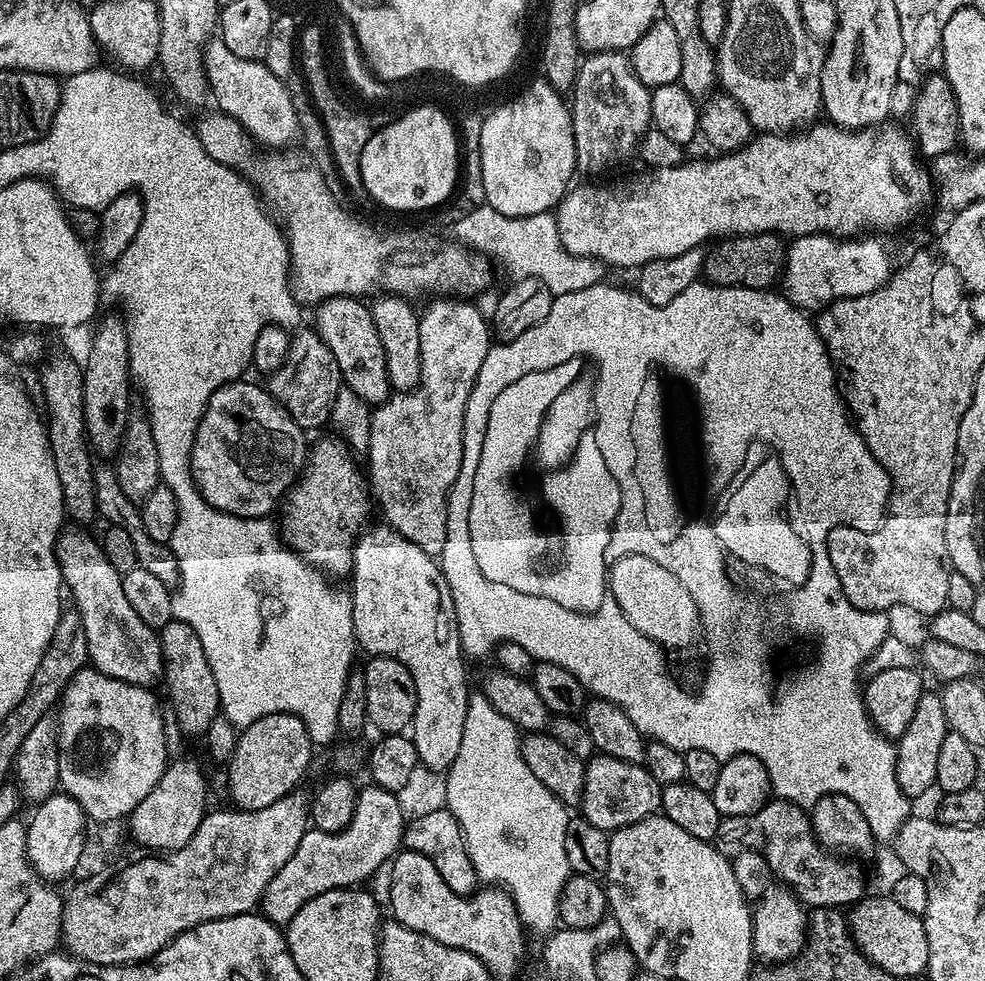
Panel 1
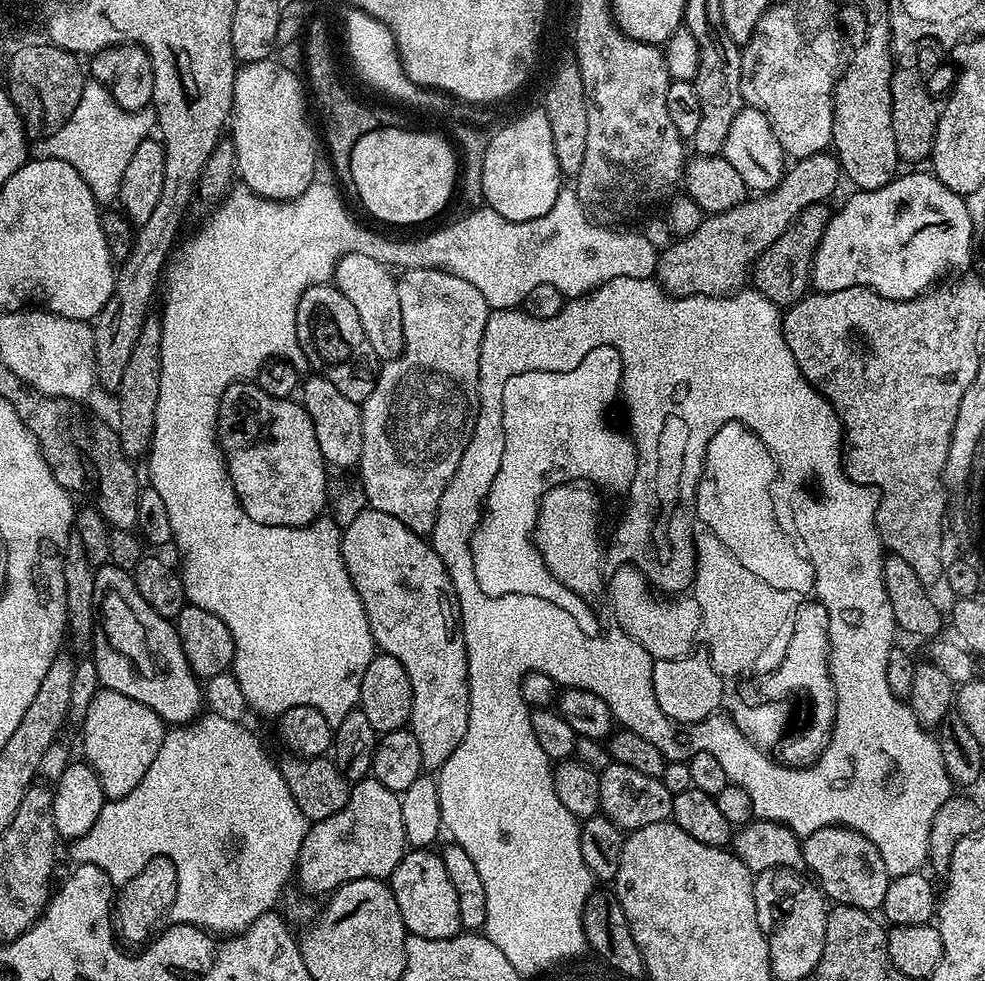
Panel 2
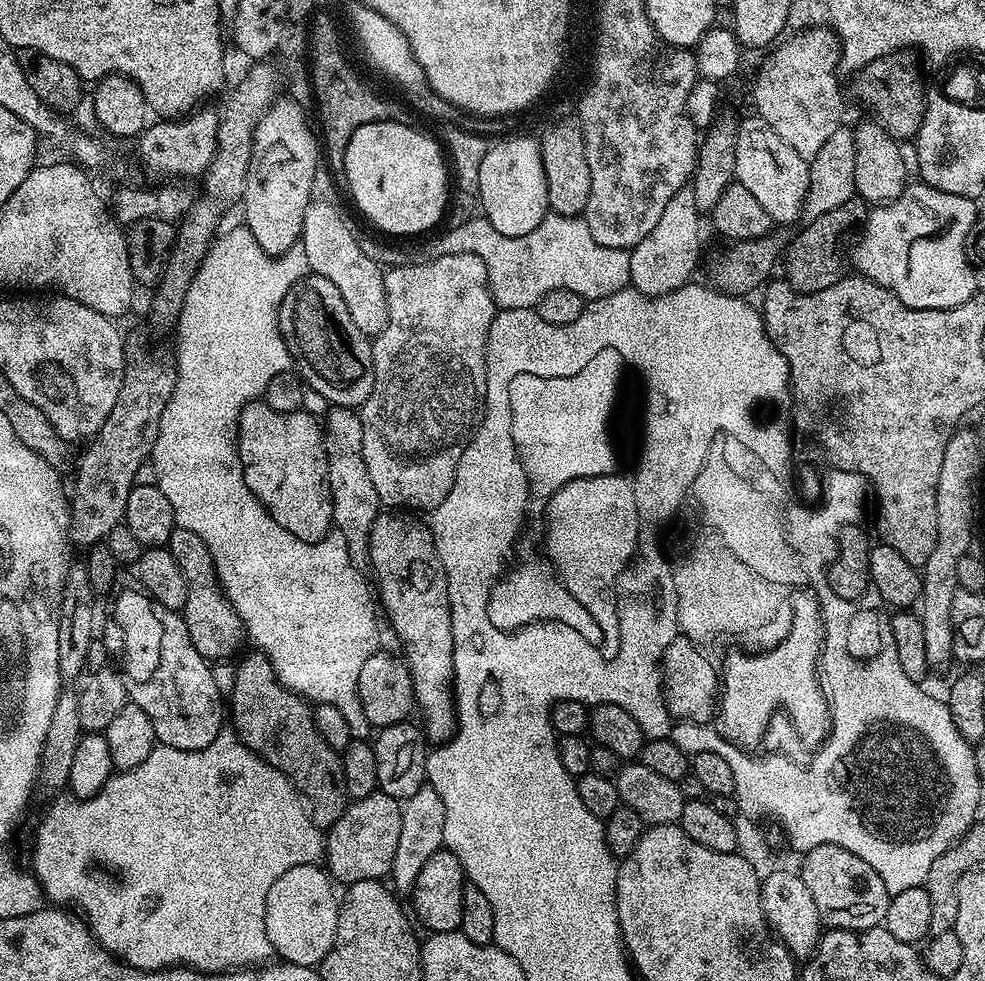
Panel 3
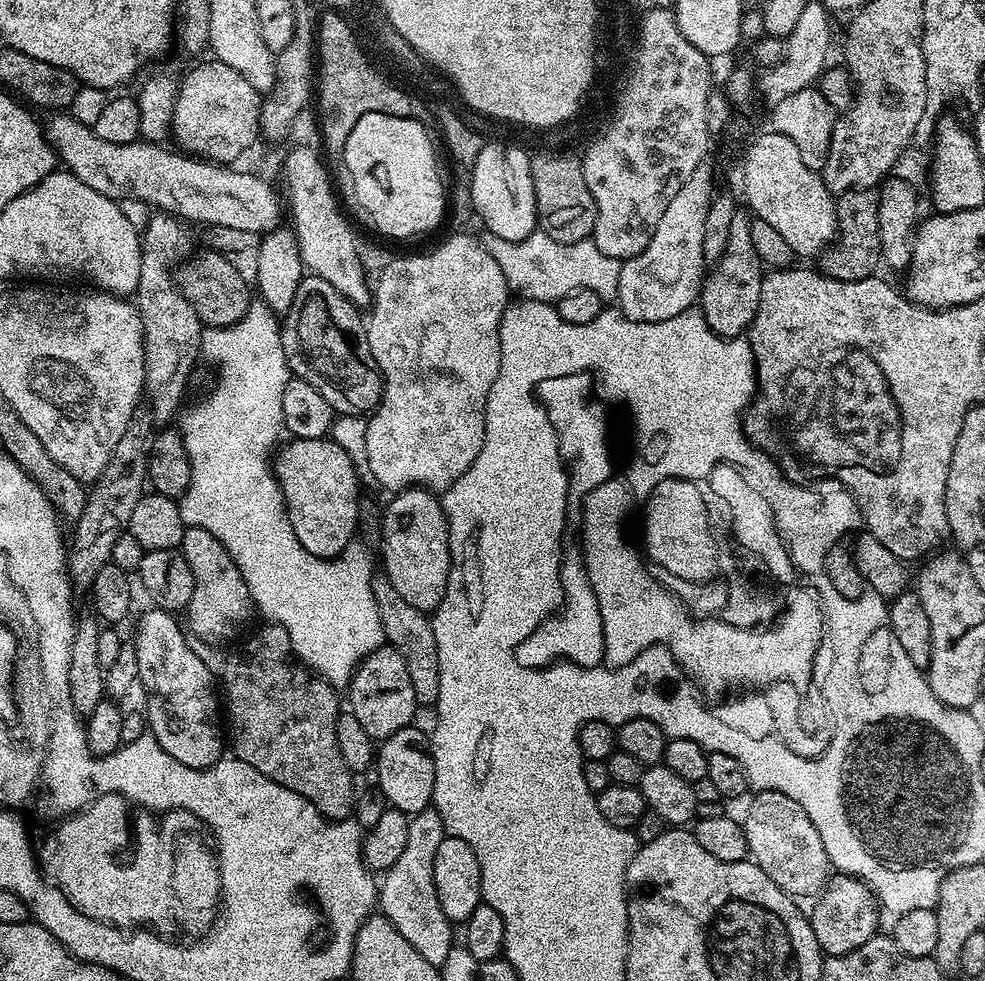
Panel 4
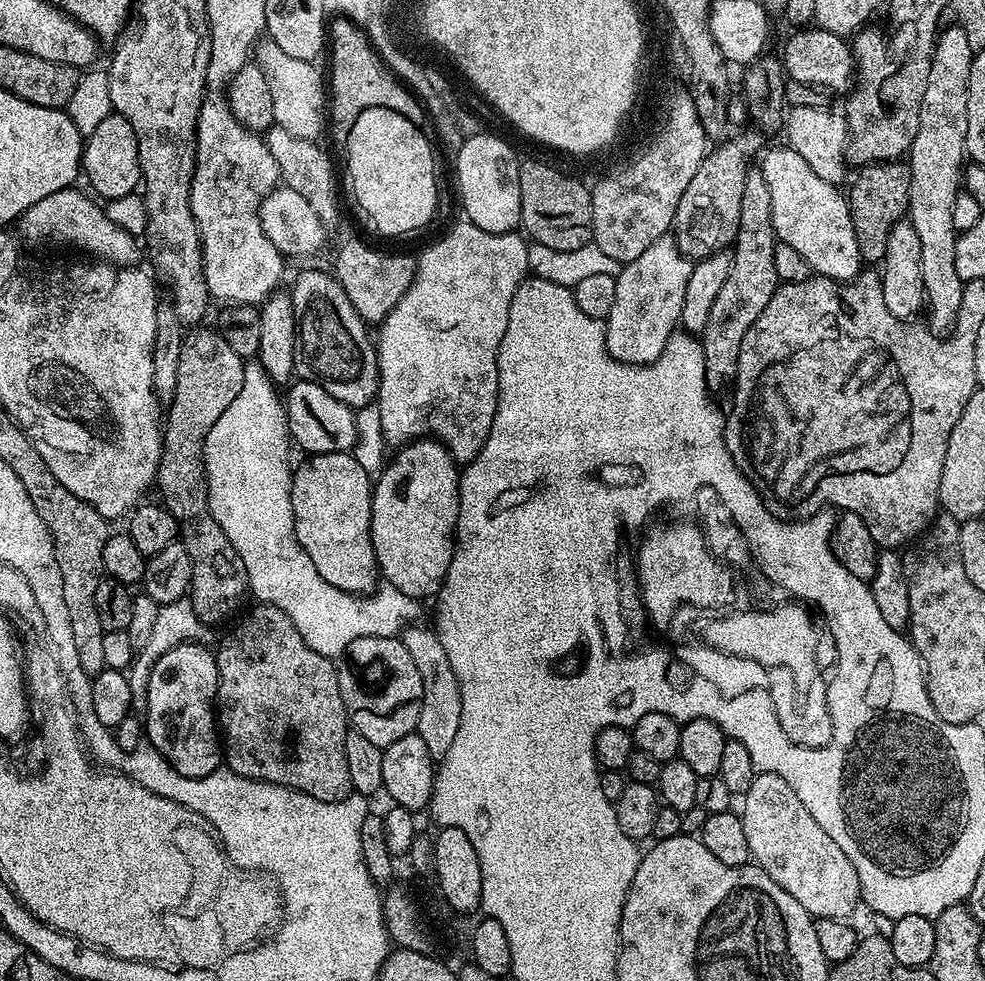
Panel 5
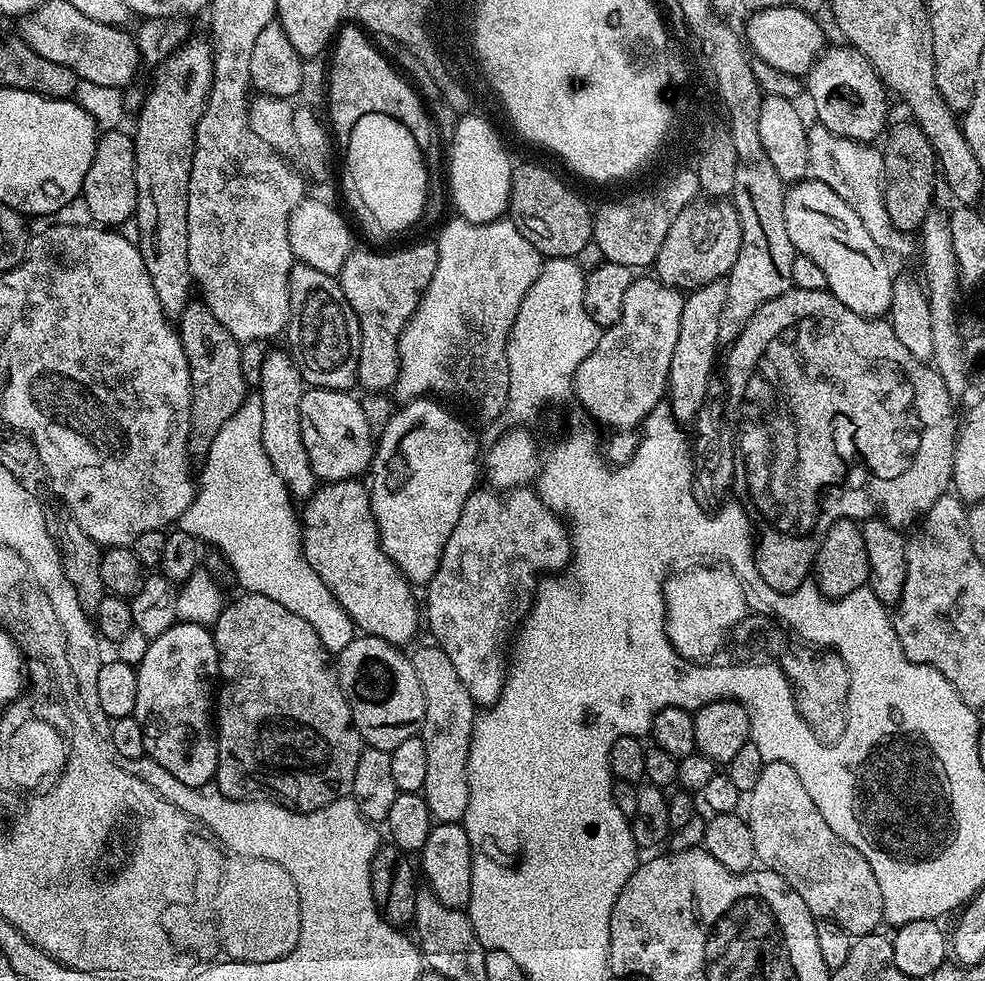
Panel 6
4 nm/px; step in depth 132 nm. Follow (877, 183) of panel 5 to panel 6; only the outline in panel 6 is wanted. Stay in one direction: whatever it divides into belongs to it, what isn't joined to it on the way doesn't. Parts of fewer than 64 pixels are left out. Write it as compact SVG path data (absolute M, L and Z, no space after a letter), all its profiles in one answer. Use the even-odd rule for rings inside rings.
M905 118L901 124L895 124L891 125L882 144L886 173L884 201L893 226L912 234L915 228L916 231L923 229L924 219L934 210L932 198L936 194L936 184L938 188L936 151L930 138L926 138L926 134L922 134L920 127L911 119Z

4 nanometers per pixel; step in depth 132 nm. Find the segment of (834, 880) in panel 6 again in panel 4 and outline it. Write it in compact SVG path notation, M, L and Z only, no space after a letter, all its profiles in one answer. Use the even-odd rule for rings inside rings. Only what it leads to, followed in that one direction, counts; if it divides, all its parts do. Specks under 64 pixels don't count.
M760 790L748 804L742 815L744 833L748 843L748 856L774 882L793 898L811 897L819 893L830 874L828 855L824 844L814 830L814 822L794 798L786 798L784 792Z

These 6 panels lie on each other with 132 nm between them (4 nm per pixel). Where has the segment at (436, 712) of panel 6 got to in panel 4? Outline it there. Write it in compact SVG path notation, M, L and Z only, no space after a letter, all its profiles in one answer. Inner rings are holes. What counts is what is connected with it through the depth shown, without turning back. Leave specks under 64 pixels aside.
M376 574L372 577L374 602L378 606L378 618L382 622L385 641L402 654L406 662L406 670L410 674L410 683L414 686L414 694L421 705L435 705L438 694L438 646L434 642L434 630L431 619L419 612L394 586L387 576Z

